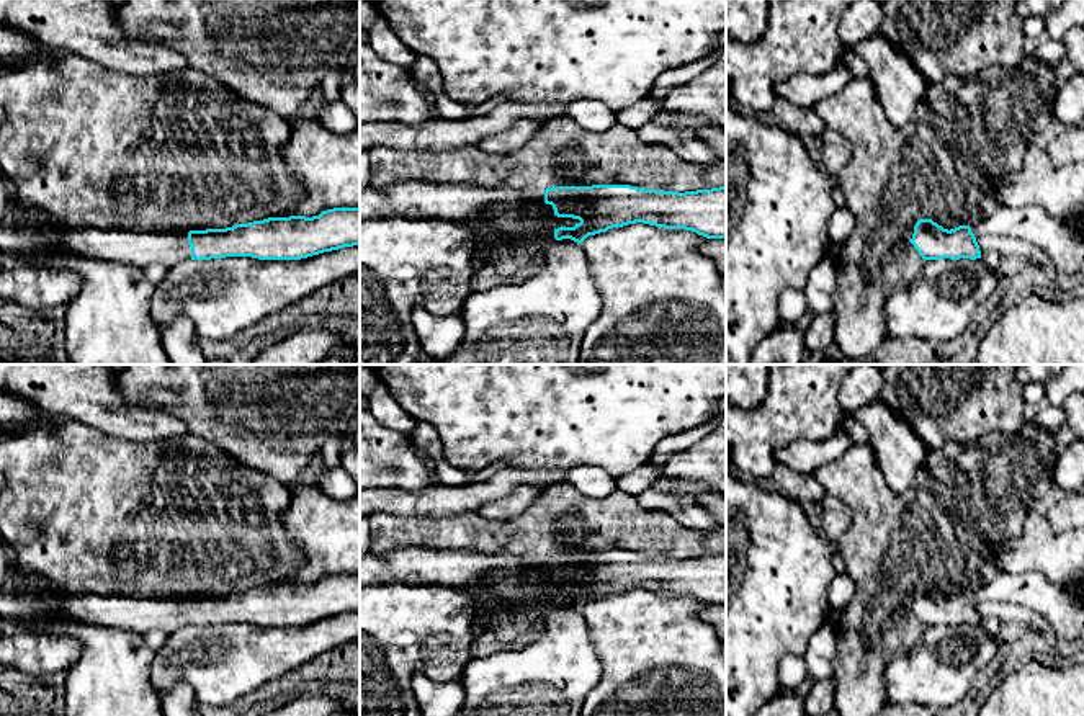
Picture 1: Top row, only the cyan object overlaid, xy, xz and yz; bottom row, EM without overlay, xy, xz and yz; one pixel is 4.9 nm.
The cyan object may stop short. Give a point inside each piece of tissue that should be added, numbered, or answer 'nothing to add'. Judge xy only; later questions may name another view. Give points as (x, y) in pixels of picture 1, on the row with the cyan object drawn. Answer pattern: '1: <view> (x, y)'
1: xy (131, 247)

